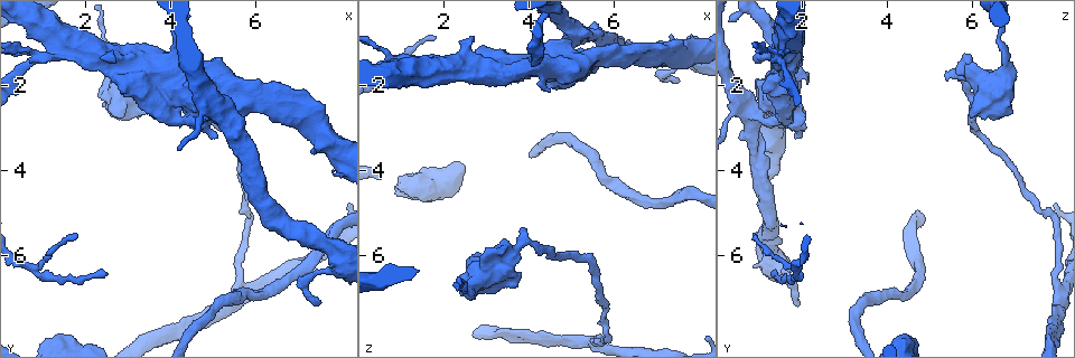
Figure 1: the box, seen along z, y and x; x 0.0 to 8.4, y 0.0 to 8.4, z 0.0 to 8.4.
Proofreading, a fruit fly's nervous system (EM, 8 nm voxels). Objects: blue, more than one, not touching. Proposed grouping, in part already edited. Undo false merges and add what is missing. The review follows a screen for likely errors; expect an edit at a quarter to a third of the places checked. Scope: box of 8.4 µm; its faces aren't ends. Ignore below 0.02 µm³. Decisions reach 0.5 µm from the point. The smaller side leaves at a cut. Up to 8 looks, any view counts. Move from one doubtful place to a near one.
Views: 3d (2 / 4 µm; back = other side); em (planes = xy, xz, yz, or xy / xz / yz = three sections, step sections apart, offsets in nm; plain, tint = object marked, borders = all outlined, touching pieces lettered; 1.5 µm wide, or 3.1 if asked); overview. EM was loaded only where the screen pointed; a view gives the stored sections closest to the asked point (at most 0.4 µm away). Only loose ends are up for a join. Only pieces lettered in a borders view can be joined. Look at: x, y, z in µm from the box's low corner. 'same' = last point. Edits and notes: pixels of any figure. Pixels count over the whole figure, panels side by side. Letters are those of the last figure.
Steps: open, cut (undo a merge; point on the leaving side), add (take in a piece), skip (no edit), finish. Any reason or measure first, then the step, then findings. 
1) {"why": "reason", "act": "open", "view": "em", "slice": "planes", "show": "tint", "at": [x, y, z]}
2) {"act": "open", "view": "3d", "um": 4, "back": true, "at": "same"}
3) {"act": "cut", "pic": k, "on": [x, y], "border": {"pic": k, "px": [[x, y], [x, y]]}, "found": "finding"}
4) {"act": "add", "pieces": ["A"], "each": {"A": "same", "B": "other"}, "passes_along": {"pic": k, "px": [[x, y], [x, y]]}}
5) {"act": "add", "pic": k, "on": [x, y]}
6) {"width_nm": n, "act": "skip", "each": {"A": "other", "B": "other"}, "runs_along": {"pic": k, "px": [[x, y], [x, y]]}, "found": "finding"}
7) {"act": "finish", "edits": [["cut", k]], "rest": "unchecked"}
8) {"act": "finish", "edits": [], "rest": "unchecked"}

{"why": "tapers out", "act": "open", "view": "em", "slice": "planes", "show": "tint", "at": [1.75, 5.45, 0.80]}

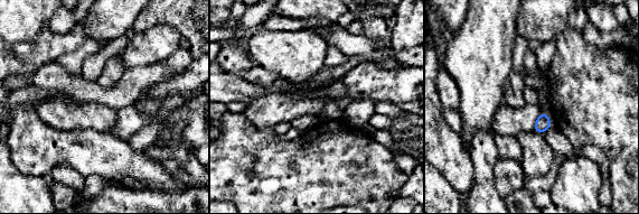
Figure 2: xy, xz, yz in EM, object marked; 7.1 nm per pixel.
{"act": "open", "view": "em", "slice": "planes", "show": "borders", "at": "same"}

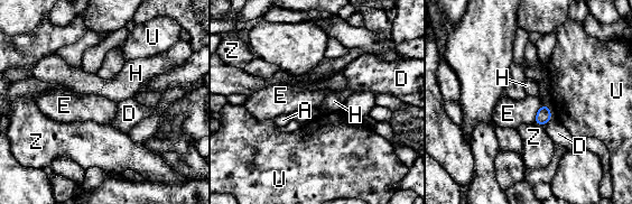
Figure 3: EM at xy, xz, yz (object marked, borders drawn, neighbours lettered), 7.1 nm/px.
{"width_nm": 110, "act": "skip", "each": {"A": "other", "D": "other", "E": "other", "H": "other", "U": "other", "Z": "other"}, "found": "none of them fits"}

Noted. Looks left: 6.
{"why": "thin arm on a thick one", "act": "open", "view": "em", "slice": "planes", "show": "plain", "at": [0.85, 1.35, 1.40]}

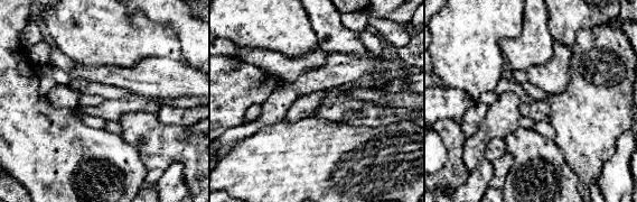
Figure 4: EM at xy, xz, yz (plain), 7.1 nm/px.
{"act": "open", "view": "em", "slice": "planes", "show": "borders", "at": "same"}

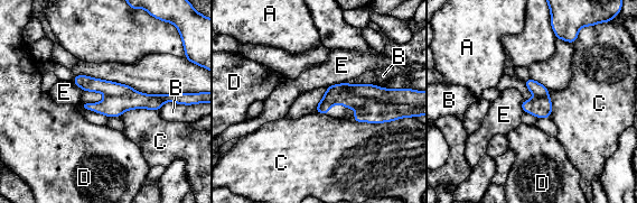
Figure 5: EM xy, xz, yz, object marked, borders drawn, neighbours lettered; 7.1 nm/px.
{"longest_contact_nm": ["C", 320], "act": "cut", "pic": 5, "on": [387, 95], "each": {"A": "other", "B": "other", "C": "other", "D": "other", "E": "other"}, "border": {"pic": 5, "px": [[348, 86], [354, 94], [396, 104]]}, "found": "two neurons meet here"}

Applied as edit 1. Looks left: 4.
{"why": "redraw", "act": "open", "view": "overview"}

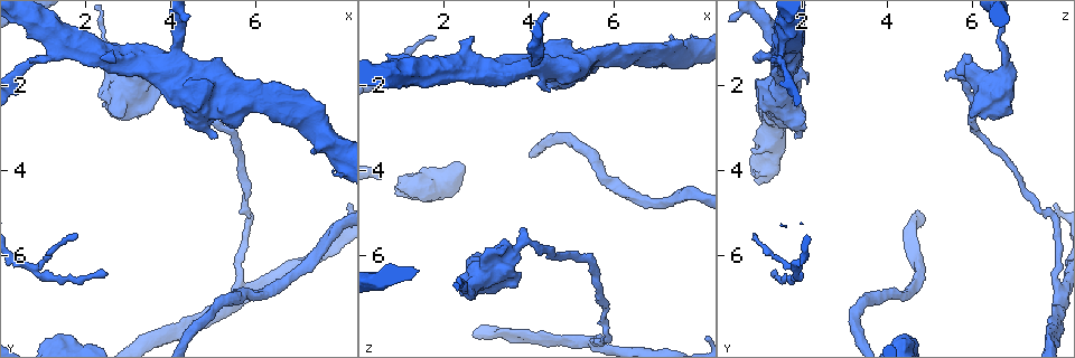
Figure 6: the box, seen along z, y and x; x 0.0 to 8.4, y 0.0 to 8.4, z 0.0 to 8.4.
{"why": "stops while still wide", "act": "open", "view": "em", "slice": "planes", "show": "borders", "at": [3.05, 1.55, 5.90]}

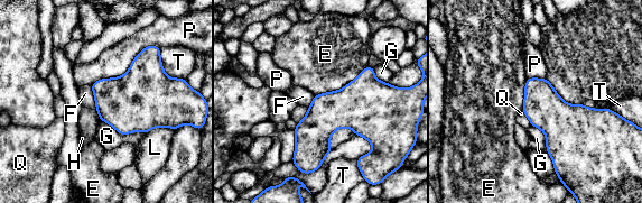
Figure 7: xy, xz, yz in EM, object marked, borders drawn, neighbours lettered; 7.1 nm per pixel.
{"act": "skip", "each": {"E": "other", "F": "other", "G": "other", "H": "other", "L": "other", "P": "other", "Q": "other", "T": "other"}, "found": "no lettered piece goes on from it"}

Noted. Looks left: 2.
{"act": "finish", "edits": [["cut", 5]], "rest": "unchecked"}

